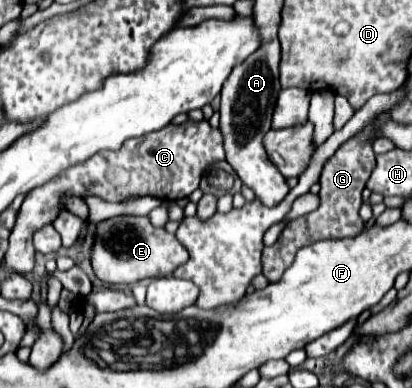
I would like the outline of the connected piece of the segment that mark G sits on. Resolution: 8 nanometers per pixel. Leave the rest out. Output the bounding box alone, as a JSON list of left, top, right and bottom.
[262,114,390,282]

